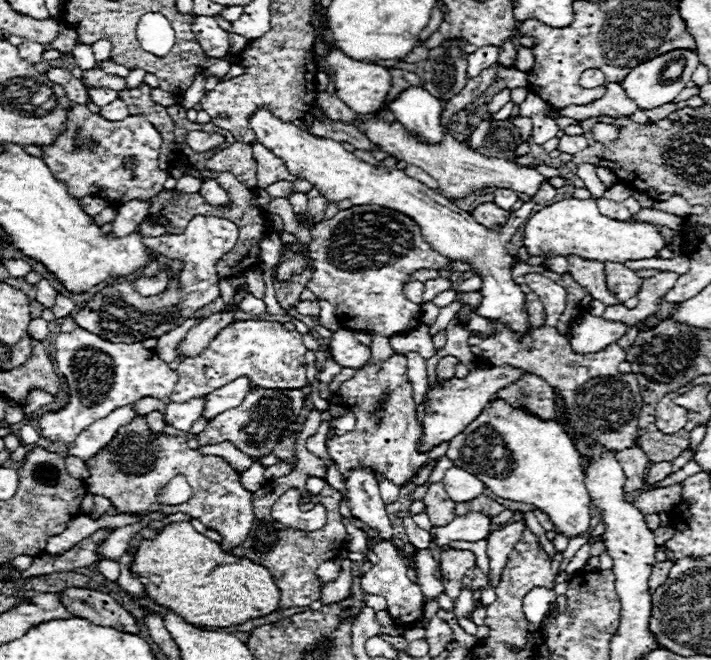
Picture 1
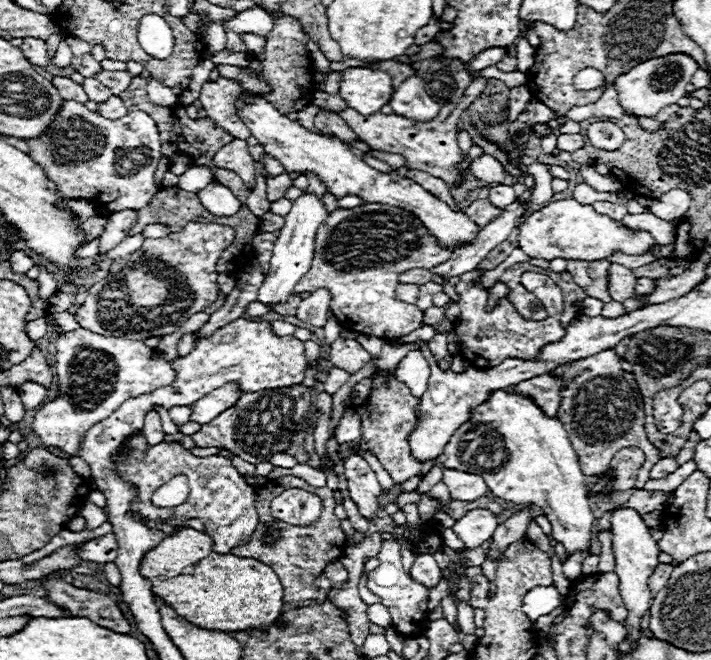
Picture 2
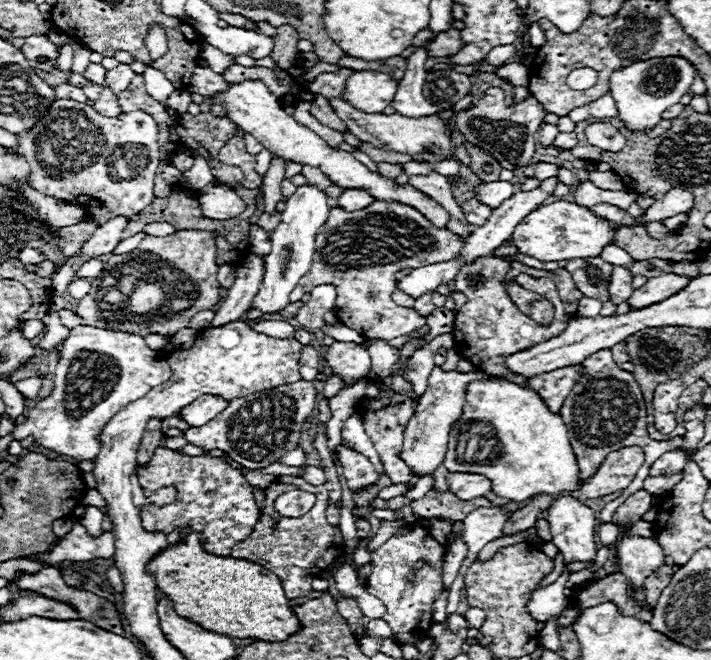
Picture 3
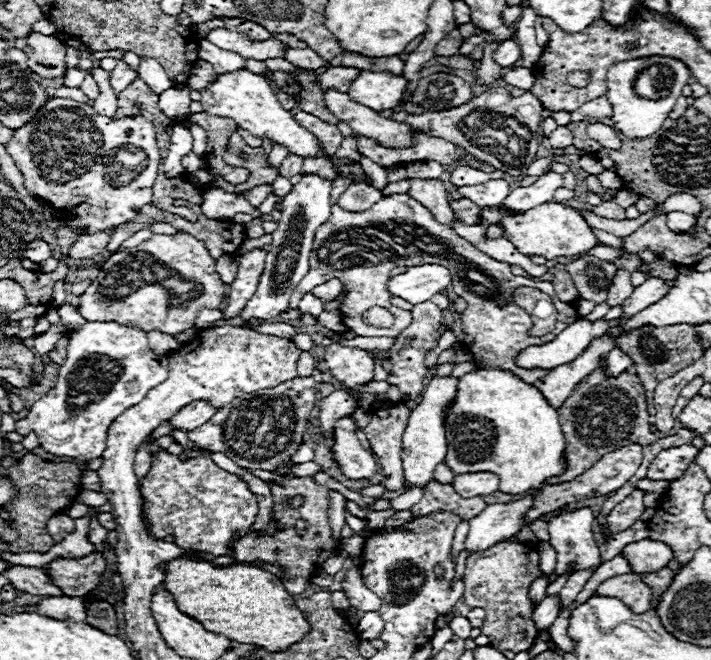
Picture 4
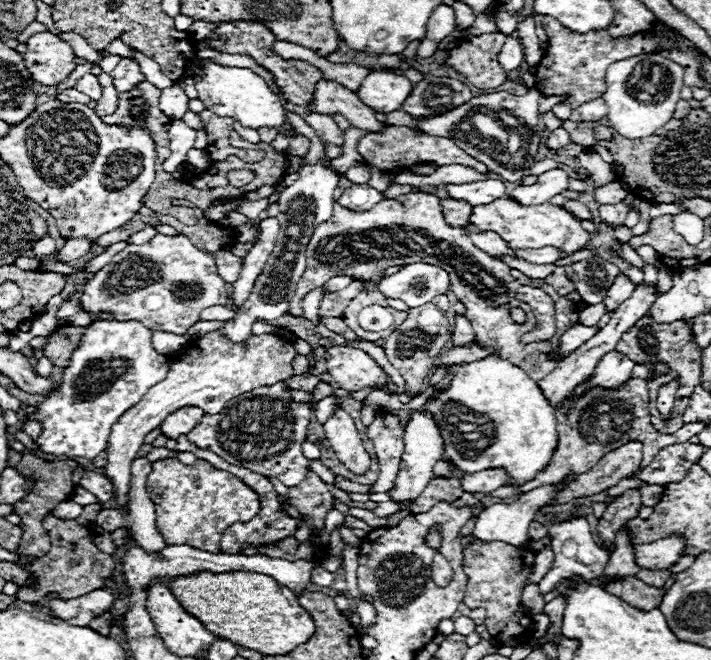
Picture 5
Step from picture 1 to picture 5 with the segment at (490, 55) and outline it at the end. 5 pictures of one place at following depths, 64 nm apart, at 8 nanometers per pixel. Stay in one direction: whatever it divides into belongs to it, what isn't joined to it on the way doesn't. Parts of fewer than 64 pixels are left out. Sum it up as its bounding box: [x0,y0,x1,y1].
[498,36,524,70]

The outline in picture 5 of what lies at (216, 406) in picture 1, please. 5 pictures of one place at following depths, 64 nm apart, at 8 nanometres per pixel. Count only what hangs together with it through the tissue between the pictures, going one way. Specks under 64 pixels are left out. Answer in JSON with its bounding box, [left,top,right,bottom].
[160,408,204,438]

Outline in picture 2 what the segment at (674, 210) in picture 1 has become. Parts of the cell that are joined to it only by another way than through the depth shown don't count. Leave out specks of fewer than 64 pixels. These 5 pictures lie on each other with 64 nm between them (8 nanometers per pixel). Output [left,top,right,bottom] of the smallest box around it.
[648,188,692,220]

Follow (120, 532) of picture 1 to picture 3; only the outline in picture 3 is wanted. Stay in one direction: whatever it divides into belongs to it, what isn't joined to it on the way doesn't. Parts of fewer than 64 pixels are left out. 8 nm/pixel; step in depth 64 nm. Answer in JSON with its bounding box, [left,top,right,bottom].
[26,522,114,566]

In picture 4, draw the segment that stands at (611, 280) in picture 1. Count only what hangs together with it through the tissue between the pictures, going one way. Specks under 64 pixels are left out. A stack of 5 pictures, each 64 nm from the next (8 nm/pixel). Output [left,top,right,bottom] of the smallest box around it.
[606,270,634,306]

